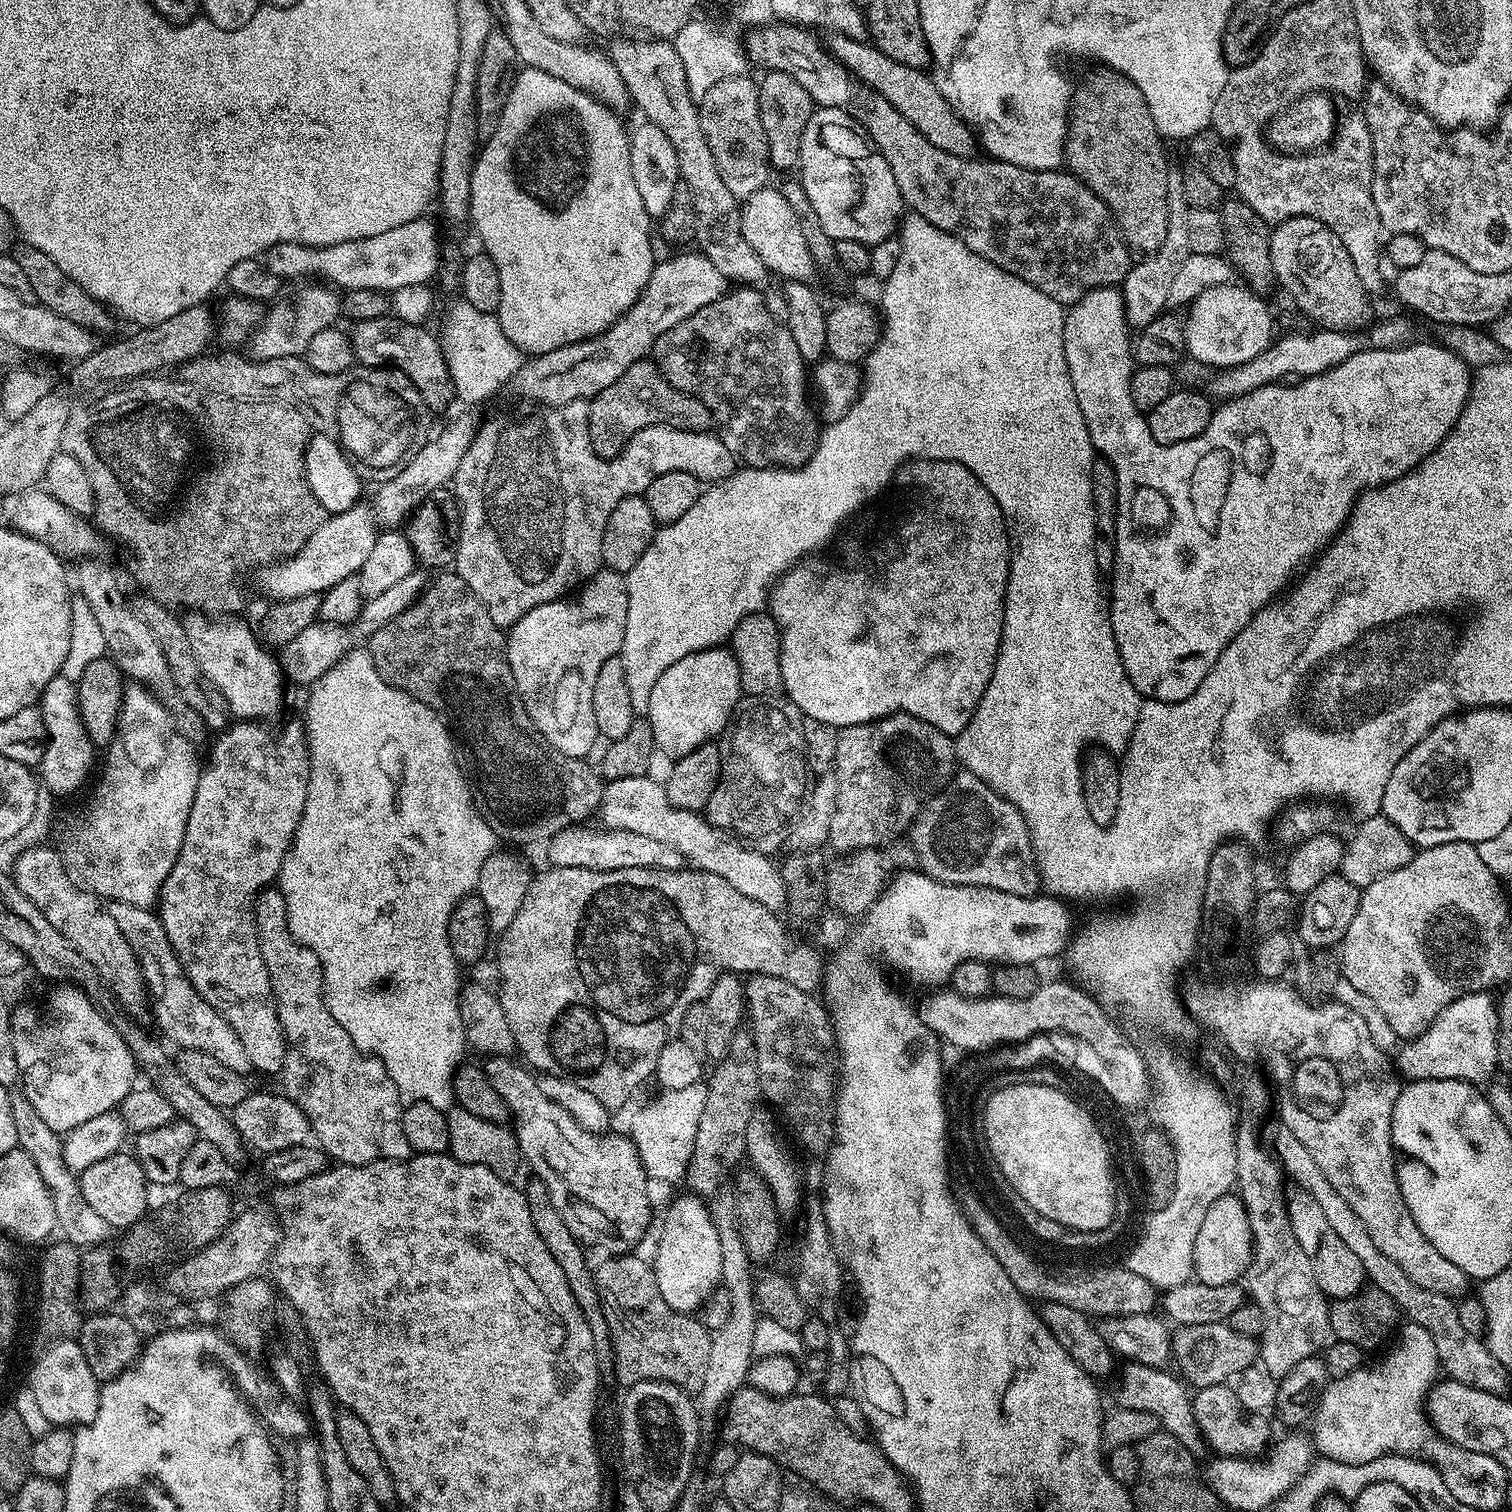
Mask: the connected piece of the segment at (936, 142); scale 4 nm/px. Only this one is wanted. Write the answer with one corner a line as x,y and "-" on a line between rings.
835,34
827,38
827,51
840,65
867,88
882,94
882,98
886,98
886,102
890,102
890,106
894,106
894,110
898,110
898,114
902,114
902,118
906,118
906,122
910,122
910,126
917,128
934,146
955,156
971,157
975,153
972,151
977,151
978,140
973,129
951,108
946,98
942,98
931,75
918,68
902,66
902,62
894,62
894,58
886,58
886,54
879,52
871,42

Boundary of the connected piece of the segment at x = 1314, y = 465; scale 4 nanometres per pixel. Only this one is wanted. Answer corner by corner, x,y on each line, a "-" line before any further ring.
1115,287
1096,288
1095,291
1086,293
1077,304
1067,309
1064,317
1064,353
1066,366
1070,370
1070,382
1078,398
1078,410
1082,410
1082,418
1092,433
1093,449
1112,463
1116,475
1116,562
1111,573
1112,592
1110,588
1108,620
1113,626
1122,666
1141,697
1173,704
1190,698
1190,694
1194,694
1194,690
1202,686
1202,678
1206,678
1206,674
1218,662
1222,650
1226,650
1228,643
1289,587
1290,581
1301,571
1300,563
1319,556
1335,540
1352,515
1352,507
1356,505
1356,499
1360,495
1370,488
1381,488
1384,484
1402,478
1413,468
1417,468
1450,435
1468,401
1473,373
1465,360
1458,358
1458,354
1454,354
1440,342
1412,342
1398,348
1368,346
1346,358
1346,362
1342,362
1337,368
1323,372
1320,376
1309,376
1299,382
1267,384
1258,390
1250,390
1250,394
1239,396
1236,400
1223,401
1213,411
1206,430
1202,430
1198,438
1190,438
1177,444
1159,444
1154,442
1148,432
1147,415
1136,409
1130,394
1134,371
1134,340
1128,335
1130,329
1124,316
1124,297

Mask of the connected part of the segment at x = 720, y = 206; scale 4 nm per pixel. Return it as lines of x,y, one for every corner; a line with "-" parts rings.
651,38
632,39
636,40
613,39
610,59
618,74
622,74
622,82
626,82
631,103
637,104
644,111
643,119
664,131
666,138
670,138
674,146
681,181
689,187
693,196
696,215
694,240
696,244
700,243
700,255
710,258
714,270
718,270
718,274
722,274
730,282
740,286
760,286
764,279
769,279
770,273
764,267
762,258
754,254
750,242
742,238
741,201
734,194
730,194
726,182
722,182
722,174
718,174
714,154
710,154
710,142
706,142
706,134
702,130
700,109
688,93
682,62
676,57
671,43

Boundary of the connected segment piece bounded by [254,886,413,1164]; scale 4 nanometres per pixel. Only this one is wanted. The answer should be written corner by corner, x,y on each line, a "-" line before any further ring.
269,886
256,895
254,906
258,950
262,950
262,962
266,962
266,974
270,974
270,986
278,1010
278,1022
284,1031
284,1041
288,1043
284,1065
280,1067
278,1079
284,1083
283,1095
294,1101
306,1114
311,1135
315,1143
328,1153
333,1161
340,1164
369,1164
375,1160
407,1160
413,1155
406,1134
402,1134
400,1114
402,1101
386,1066
376,1056
358,1050
334,1022
334,1014
324,1001
324,971
322,962
312,955
305,944
300,944
288,925
286,898
279,887

